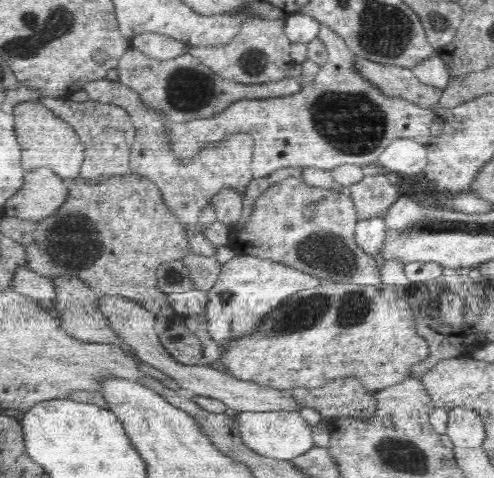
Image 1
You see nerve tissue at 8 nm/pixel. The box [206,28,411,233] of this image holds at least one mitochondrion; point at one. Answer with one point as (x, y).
(350, 122)

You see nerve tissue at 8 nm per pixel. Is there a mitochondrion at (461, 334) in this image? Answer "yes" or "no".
no

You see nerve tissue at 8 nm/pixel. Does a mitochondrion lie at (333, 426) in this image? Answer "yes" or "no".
no

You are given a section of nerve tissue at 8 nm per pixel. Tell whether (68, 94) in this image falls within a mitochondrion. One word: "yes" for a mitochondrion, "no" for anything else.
no

